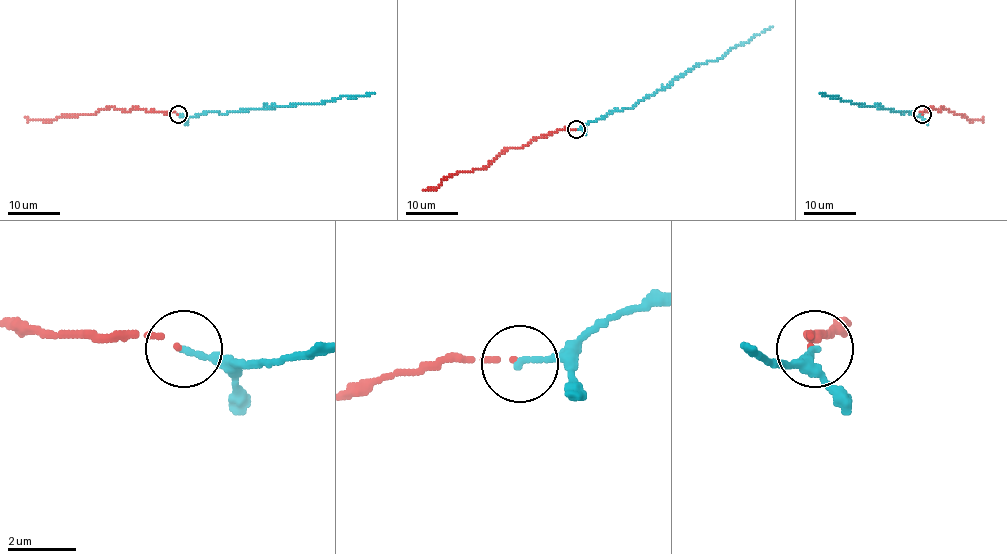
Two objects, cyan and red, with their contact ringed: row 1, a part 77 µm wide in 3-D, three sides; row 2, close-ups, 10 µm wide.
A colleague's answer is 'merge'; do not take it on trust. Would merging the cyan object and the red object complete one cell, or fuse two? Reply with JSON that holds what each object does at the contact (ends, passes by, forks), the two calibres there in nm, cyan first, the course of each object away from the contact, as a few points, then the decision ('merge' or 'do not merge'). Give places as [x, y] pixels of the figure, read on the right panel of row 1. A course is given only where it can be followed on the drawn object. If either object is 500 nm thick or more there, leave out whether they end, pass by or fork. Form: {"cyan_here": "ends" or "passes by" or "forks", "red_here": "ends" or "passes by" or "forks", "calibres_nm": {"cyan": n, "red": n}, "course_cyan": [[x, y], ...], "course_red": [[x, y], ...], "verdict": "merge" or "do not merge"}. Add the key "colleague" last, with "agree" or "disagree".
{"cyan_here": "ends", "red_here": "ends", "calibres_nm": {"cyan": 180, "red": 110}, "course_cyan": [[922, 115], [914, 116], [908, 111], [854, 104], [837, 96], [820, 94]], "course_red": [[922, 115], [932, 107], [937, 111], [941, 107], [964, 115], [969, 121], [983, 116]], "verdict": "merge", "colleague": "agree"}

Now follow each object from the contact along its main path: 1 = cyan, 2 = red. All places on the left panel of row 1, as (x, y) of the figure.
1: (178, 115), (195, 116), (209, 111), (234, 112), (317, 104), (342, 96), (374, 94)
2: (178, 115), (134, 107), (129, 111), (107, 107), (87, 115), (65, 115), (49, 121), (24, 116)

